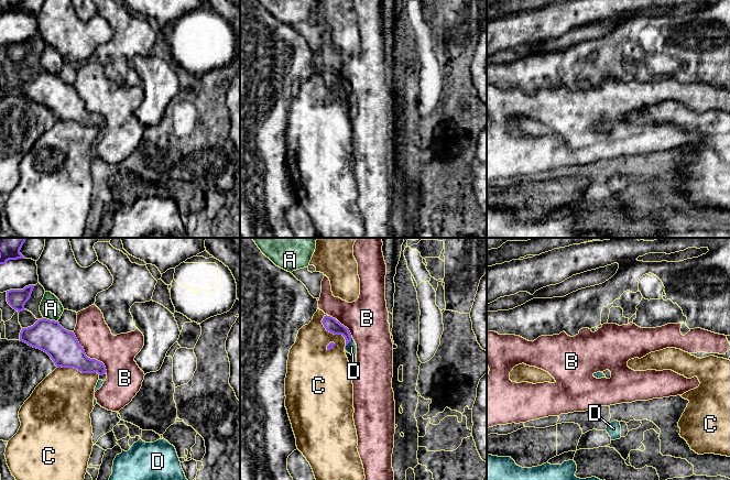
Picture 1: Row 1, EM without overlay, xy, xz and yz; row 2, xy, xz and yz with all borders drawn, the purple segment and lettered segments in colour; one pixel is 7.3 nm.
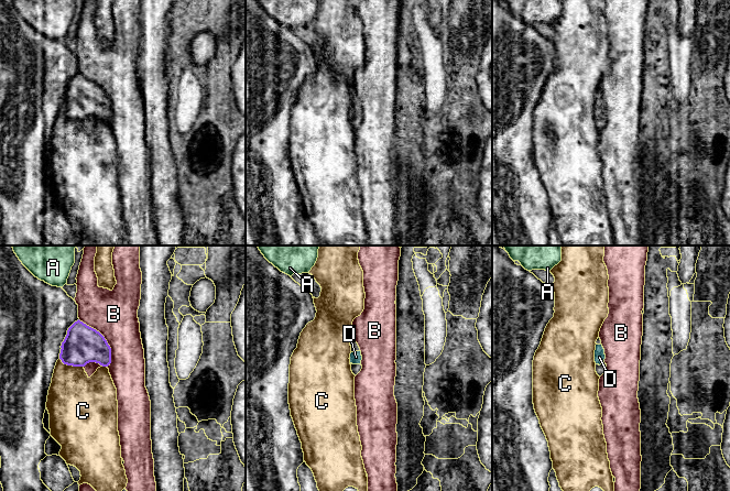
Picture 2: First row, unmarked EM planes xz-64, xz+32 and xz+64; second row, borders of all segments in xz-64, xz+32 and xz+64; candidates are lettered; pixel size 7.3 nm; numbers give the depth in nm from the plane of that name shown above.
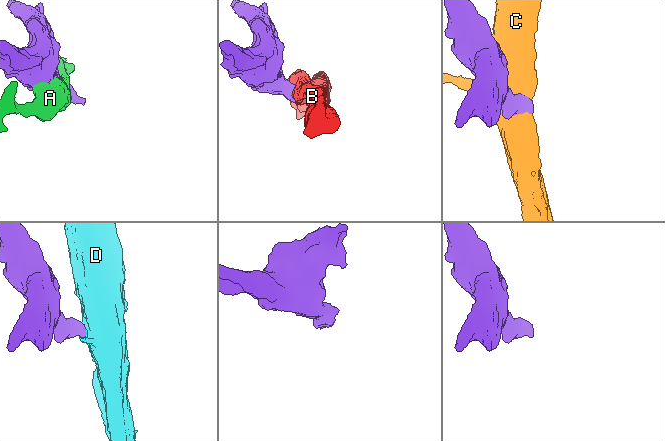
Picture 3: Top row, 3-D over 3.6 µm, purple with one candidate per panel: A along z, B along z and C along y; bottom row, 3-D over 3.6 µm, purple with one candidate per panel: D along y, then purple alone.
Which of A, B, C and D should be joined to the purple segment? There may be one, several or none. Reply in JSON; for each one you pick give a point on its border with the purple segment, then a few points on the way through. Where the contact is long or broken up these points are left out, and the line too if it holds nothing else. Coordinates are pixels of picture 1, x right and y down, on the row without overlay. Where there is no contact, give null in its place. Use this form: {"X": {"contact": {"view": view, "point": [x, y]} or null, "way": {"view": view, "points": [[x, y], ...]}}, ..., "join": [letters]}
{"D": {"contact": {"view": "xz", "point": [348, 96]}, "way": {"view": "xz", "points": [[331, 78], [348, 90], [348, 96], [351, 100]]}}, "join": ["D"]}

